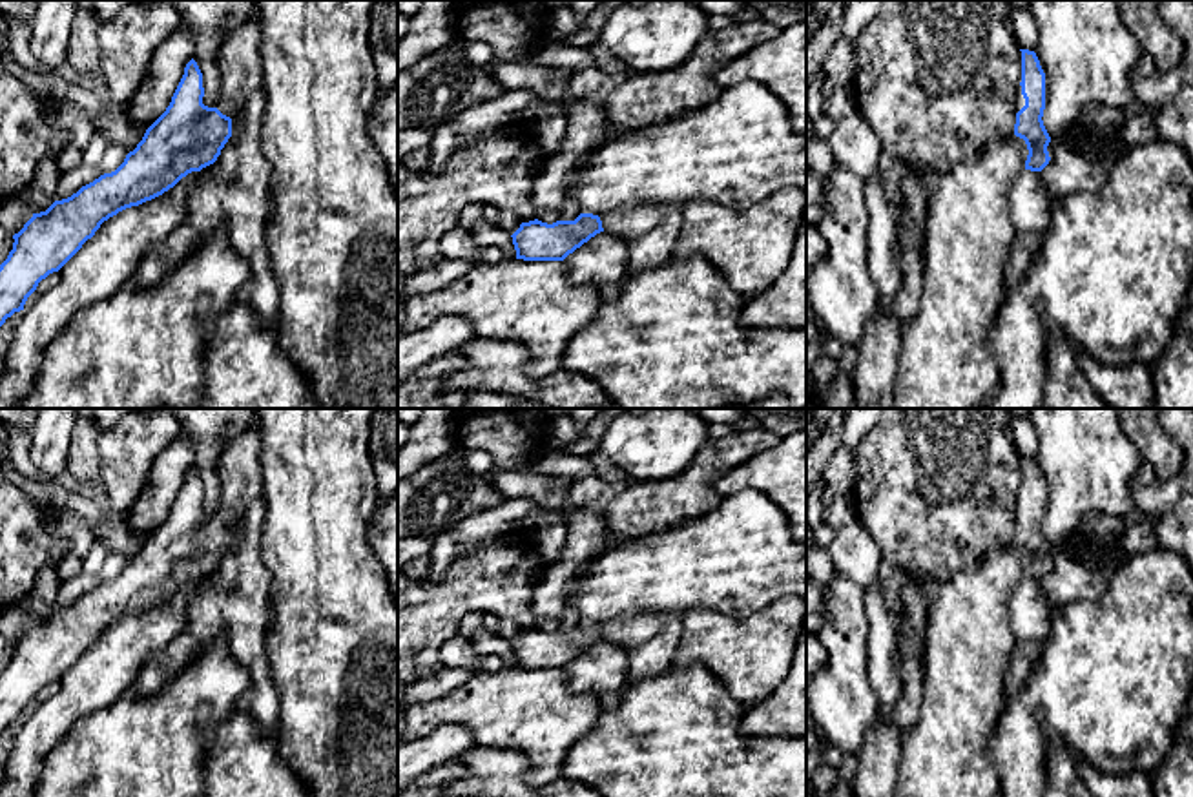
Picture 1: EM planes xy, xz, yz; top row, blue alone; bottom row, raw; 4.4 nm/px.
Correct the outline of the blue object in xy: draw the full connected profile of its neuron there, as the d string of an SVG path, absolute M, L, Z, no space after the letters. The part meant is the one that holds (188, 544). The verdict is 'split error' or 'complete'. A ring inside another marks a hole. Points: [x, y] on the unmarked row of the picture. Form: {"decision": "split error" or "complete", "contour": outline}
{"decision": "split error", "contour": "M254 425L226 441L217 460L221 496L213 516L202 512L202 481L192 467L166 520L146 538L142 549L115 580L100 584L67 607L55 609L46 620L33 622L13 644L13 658L0 673L0 735L15 720L24 719L38 691L58 680L104 629L162 604L188 582L201 580L217 569L232 545L232 527L254 502L263 500L261 449L261 436Z"}

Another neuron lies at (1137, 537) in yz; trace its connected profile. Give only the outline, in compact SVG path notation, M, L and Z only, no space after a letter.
M1146 520L1131 522L1124 527L1118 538L1116 567L1127 562L1131 556L1157 549L1157 538L1153 525Z

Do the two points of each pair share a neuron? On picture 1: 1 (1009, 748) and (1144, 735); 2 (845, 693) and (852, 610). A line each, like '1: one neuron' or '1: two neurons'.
1: one neuron
2: one neuron

